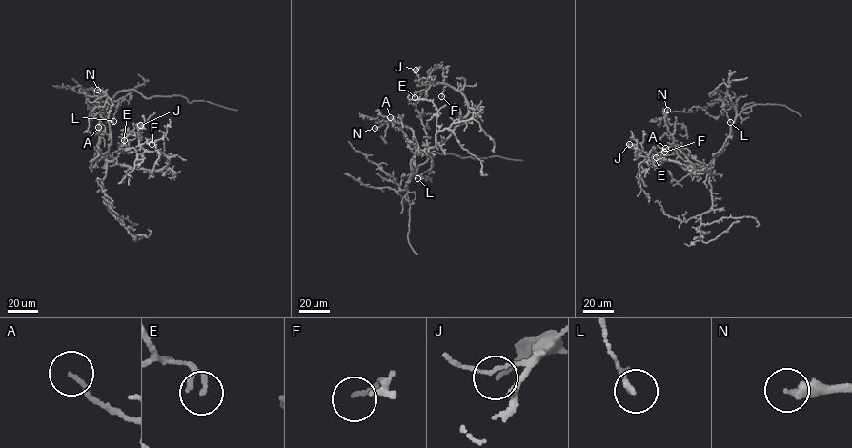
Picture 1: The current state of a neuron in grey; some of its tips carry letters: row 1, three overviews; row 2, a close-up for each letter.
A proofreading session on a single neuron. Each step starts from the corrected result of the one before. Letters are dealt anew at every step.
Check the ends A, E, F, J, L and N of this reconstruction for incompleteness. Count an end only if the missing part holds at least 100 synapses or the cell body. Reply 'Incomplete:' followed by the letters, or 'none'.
Incomplete: none

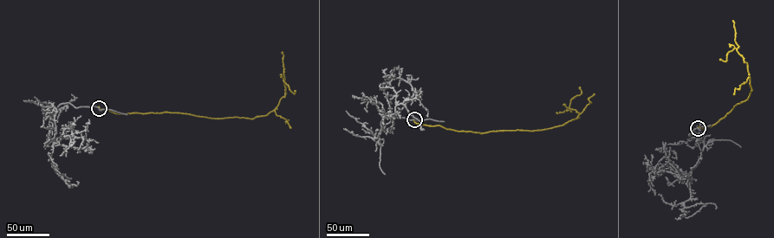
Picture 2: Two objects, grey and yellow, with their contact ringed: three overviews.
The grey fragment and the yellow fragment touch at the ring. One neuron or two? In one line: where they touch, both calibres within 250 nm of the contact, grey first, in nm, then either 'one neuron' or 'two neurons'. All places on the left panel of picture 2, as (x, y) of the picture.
place (99, 108); calibres 170 and 240 nm; two neurons

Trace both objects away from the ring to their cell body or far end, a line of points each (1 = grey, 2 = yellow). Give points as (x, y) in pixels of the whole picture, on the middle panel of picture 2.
1: (413, 119), (393, 117), (377, 138), (383, 119), (397, 112), (413, 94), (408, 82), (391, 78), (396, 67)
2: (414, 119), (481, 133), (547, 129), (577, 118), (579, 112), (569, 108), (571, 99), (581, 93), (580, 86)

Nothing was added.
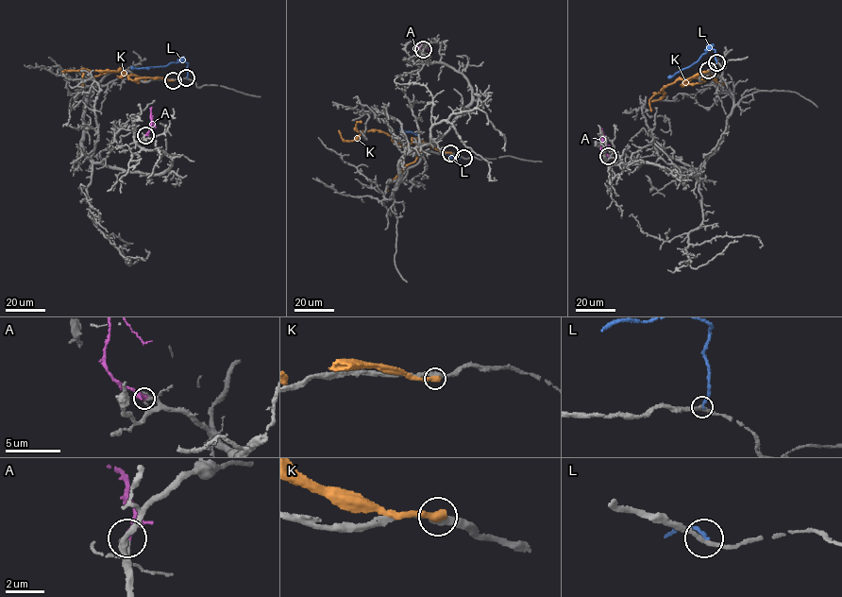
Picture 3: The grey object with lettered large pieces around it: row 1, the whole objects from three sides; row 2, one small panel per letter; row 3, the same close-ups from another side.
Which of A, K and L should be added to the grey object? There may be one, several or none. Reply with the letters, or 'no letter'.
A, L

